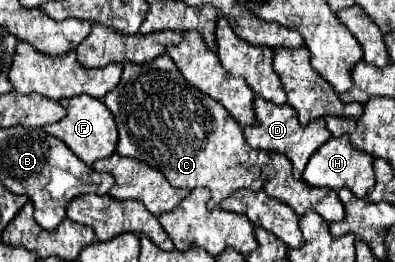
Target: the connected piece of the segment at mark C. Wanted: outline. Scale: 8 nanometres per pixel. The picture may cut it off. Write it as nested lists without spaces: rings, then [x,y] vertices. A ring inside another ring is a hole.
[[[167,53],[143,65],[125,61],[119,85],[105,95],[103,103],[113,113],[117,123],[119,131],[117,153],[123,157],[139,159],[149,167],[163,171],[163,175],[173,187],[187,187],[187,189],[207,187],[211,191],[209,209],[217,207],[225,197],[229,197],[229,193],[237,189],[249,189],[249,191],[263,189],[263,181],[269,171],[269,153],[249,147],[245,143],[243,129],[227,113],[227,109],[209,95],[195,89],[189,81],[185,81],[175,63],[167,57]]]

